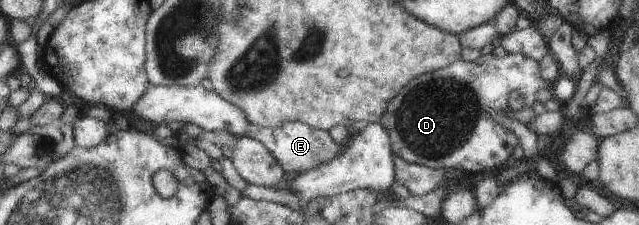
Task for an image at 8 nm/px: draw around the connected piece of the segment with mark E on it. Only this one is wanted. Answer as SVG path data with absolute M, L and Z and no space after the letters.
M287 121L278 127L262 127L249 124L245 136L258 140L277 159L286 174L296 176L341 155L343 146L338 145L328 131L313 128L301 121Z

